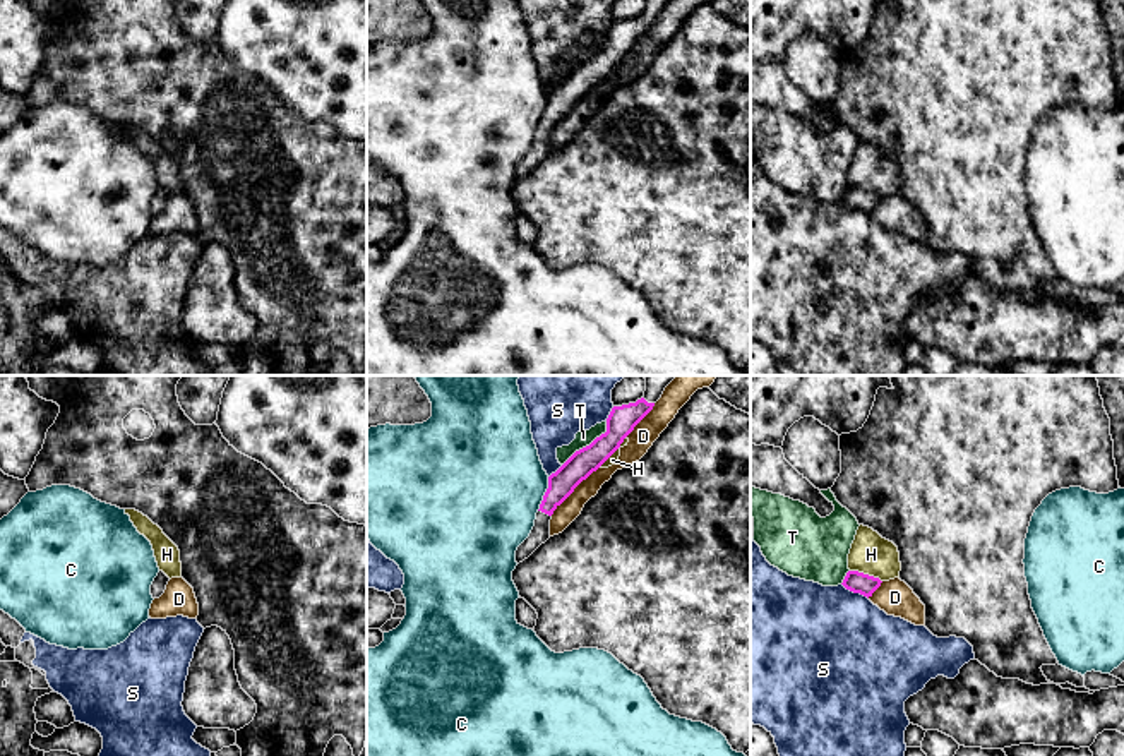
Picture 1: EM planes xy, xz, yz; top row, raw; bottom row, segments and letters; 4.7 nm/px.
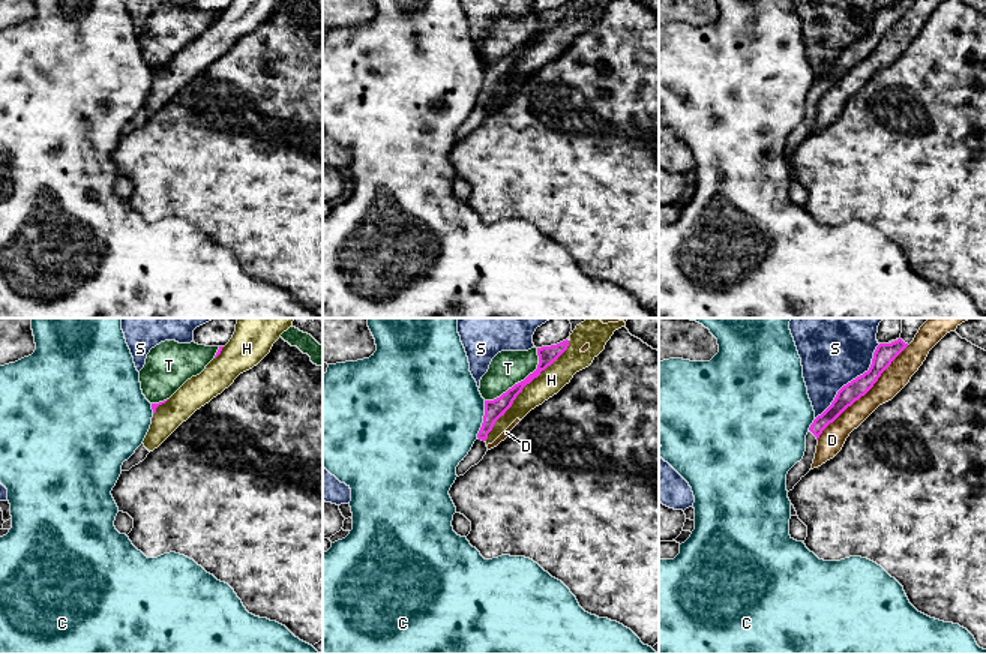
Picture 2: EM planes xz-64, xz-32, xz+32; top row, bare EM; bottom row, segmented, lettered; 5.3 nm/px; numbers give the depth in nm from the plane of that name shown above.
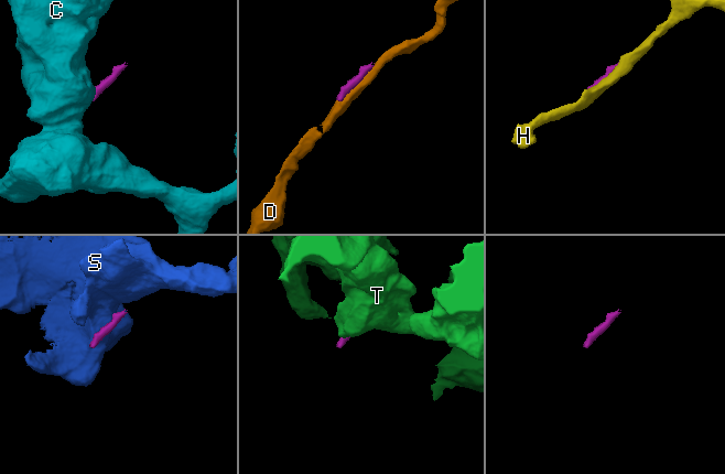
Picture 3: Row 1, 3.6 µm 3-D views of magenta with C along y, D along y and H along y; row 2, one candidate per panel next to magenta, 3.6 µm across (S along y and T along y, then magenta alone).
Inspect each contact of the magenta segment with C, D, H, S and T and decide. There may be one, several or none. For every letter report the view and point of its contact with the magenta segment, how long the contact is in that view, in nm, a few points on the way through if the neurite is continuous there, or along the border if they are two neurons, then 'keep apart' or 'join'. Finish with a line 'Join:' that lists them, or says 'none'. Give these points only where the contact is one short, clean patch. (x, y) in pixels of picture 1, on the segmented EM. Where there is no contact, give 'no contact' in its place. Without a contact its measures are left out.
C: xz (545, 494) | 170 nm | along xz (549, 477), (549, 487), (537, 510) | keep apart
D: xz (573, 491) | 320 nm | keep apart
H: yz (866, 575) | 160 nm | keep apart
S: yz (855, 592) | 150 nm | keep apart
T: xz (590, 444) | 300 nm | along xz (607, 422), (603, 432), (579, 448), (562, 465) | keep apart
Join: none

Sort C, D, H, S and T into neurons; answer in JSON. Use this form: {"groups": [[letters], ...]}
{"groups": [["C"], ["D"], ["H"], ["S"], ["T"]]}

